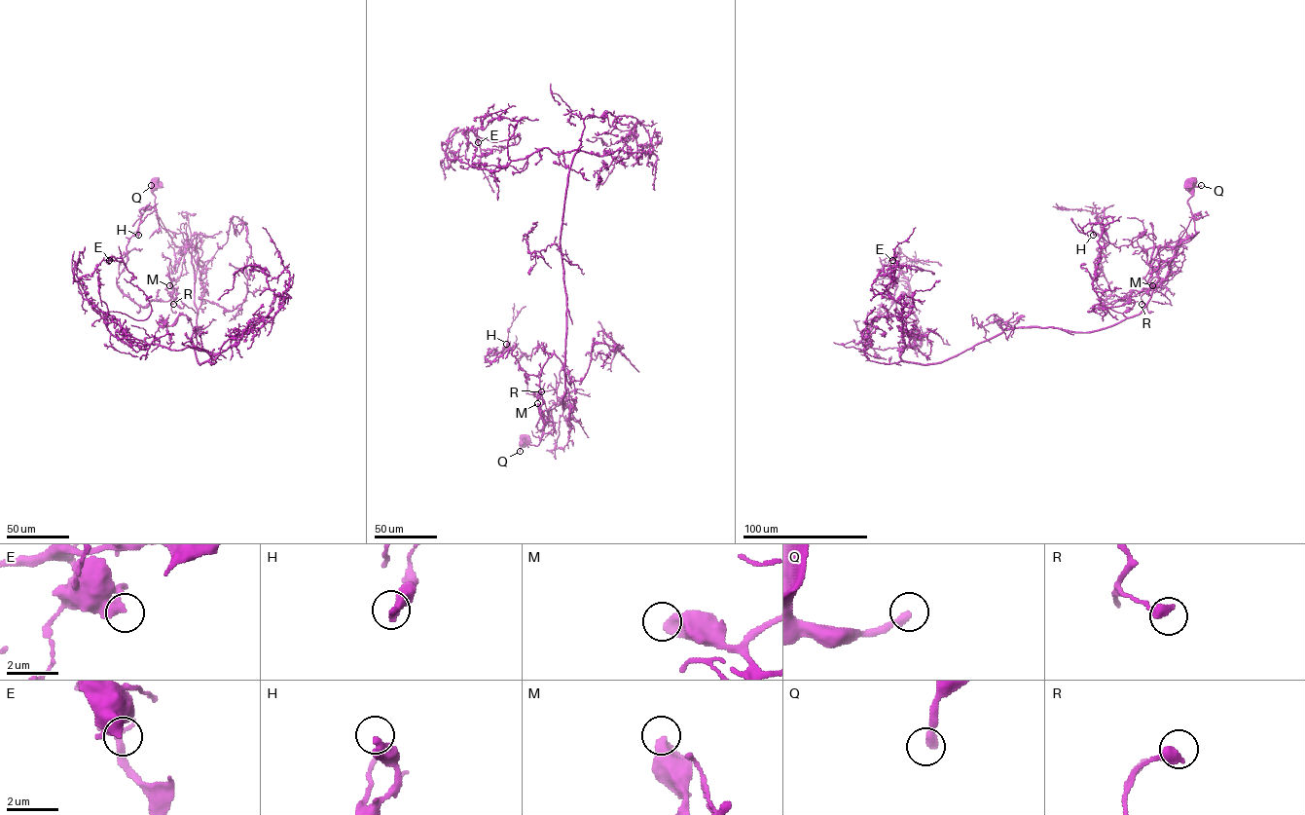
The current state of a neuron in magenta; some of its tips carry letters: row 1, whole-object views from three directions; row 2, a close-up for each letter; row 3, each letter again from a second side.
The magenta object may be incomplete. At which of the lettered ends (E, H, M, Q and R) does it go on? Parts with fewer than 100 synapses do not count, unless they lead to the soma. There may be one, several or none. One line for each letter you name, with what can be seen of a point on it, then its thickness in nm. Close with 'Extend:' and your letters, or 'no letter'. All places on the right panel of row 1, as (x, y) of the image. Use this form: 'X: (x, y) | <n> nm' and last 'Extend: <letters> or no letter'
Extend: no letter

